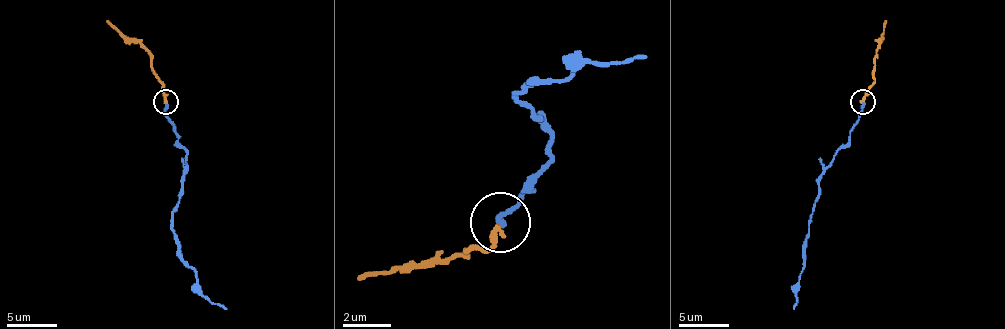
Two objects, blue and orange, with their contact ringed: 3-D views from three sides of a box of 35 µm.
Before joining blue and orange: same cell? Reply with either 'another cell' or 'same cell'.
same cell

